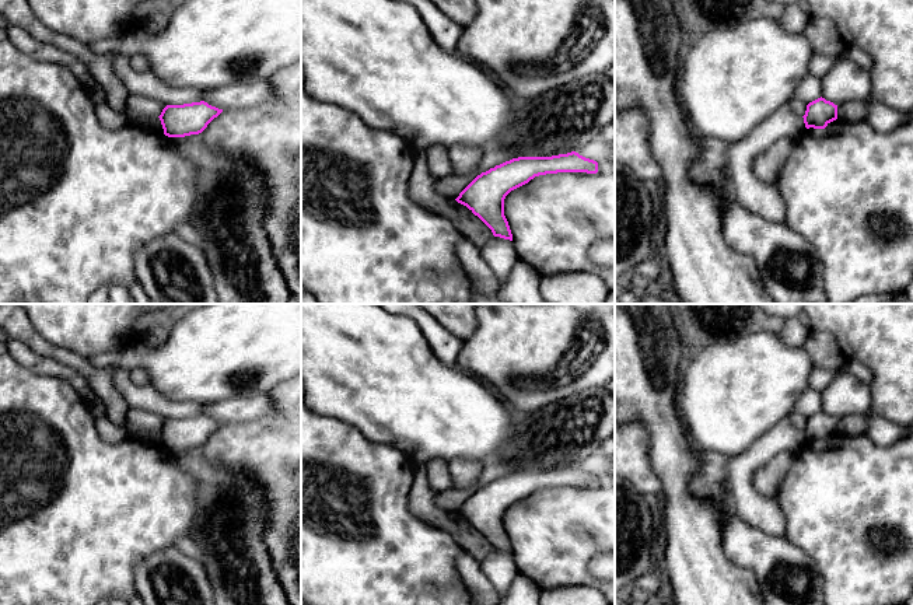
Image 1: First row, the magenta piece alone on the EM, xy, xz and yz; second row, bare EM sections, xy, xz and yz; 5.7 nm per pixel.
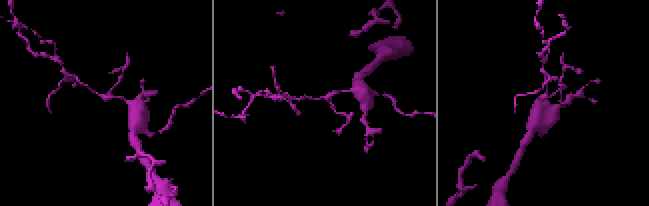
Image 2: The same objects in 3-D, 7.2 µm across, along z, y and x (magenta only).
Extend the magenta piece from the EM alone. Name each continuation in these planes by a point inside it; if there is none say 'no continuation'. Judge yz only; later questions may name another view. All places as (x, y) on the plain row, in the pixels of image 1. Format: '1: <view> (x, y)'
no continuation

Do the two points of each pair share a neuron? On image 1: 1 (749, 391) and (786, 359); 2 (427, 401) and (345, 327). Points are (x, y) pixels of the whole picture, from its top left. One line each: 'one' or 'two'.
1: one
2: one

